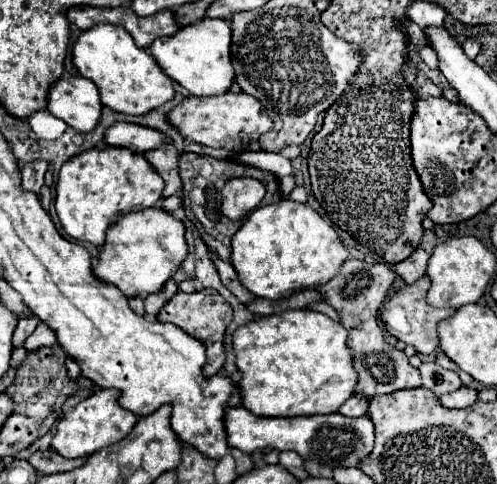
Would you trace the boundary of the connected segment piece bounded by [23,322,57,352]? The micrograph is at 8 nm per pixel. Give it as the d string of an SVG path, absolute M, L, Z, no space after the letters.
M39 322L35 332L29 336L29 340L23 346L33 352L33 350L37 350L41 346L55 346L55 344L57 344L57 334L45 322Z

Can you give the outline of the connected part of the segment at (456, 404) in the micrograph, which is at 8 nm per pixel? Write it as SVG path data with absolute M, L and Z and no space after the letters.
M461 386L461 388L455 390L453 394L445 394L445 396L441 396L439 400L441 400L441 404L447 406L447 408L469 408L469 406L473 406L473 404L479 400L477 394L479 394L477 390L471 390L471 388L467 388L467 386Z

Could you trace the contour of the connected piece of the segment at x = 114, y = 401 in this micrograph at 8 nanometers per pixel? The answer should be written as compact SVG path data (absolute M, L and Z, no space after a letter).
M105 388L105 390L97 390L95 394L91 394L89 398L81 400L69 414L65 414L59 422L59 430L53 436L53 450L59 452L65 458L81 458L81 456L89 456L105 446L111 446L113 442L119 442L121 438L125 438L131 428L137 422L137 414L123 410L123 406L119 404L119 390L113 388Z

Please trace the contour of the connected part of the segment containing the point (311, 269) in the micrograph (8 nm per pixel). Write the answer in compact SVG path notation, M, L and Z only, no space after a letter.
M281 200L279 204L255 208L231 240L231 264L241 284L257 298L279 300L297 290L323 286L335 278L349 258L339 234L328 220L321 218L309 204Z

